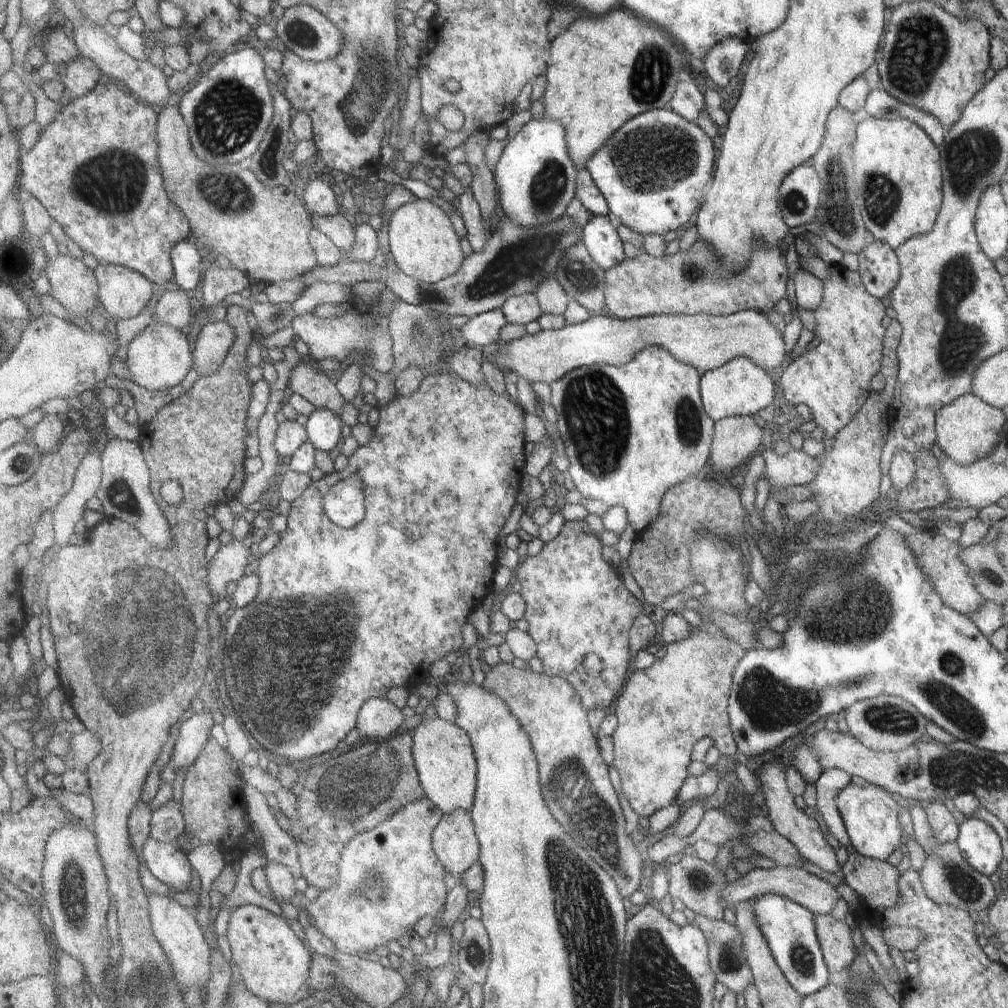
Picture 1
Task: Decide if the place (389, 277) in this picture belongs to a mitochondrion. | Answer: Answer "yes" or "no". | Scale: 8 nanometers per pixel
no

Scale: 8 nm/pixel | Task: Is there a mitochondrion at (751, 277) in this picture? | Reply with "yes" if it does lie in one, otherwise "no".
no

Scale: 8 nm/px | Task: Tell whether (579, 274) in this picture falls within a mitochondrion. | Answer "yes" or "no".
yes

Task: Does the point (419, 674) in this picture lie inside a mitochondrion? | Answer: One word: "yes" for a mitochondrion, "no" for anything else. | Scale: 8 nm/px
no

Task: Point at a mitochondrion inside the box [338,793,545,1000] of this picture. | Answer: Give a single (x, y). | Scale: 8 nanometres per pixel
(377, 886)

